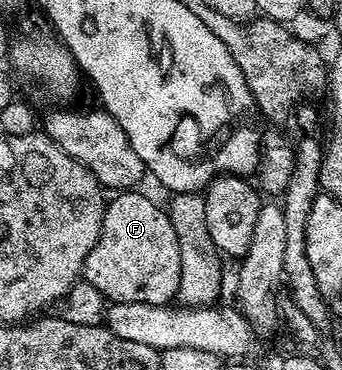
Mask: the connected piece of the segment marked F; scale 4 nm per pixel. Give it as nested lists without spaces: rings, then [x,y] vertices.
[[[118,191],[105,202],[100,235],[84,259],[82,277],[110,303],[168,305],[177,298],[180,287],[180,243],[169,212],[138,192]]]

